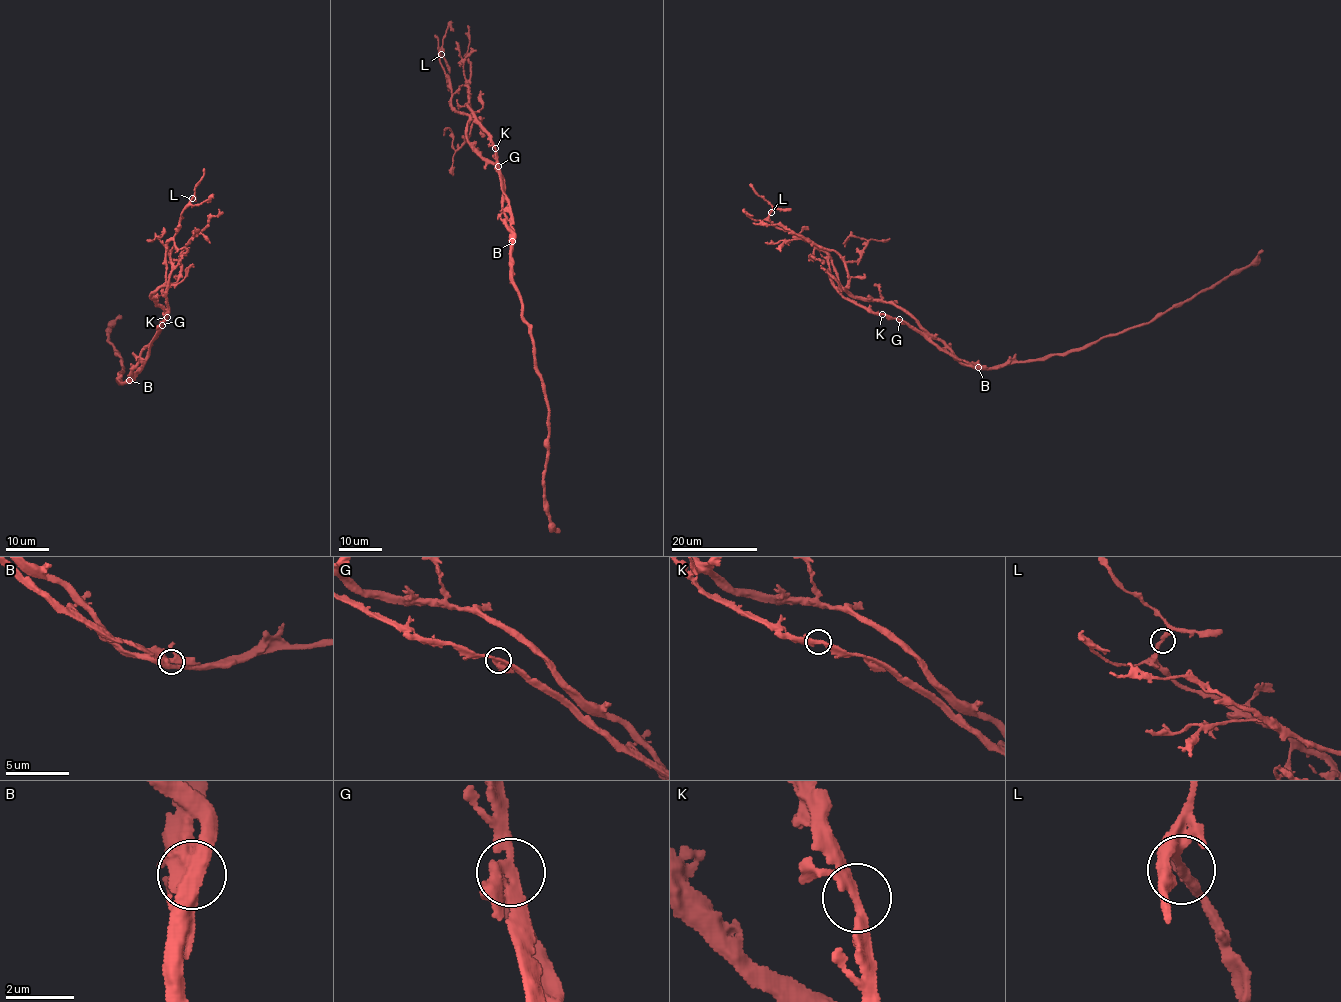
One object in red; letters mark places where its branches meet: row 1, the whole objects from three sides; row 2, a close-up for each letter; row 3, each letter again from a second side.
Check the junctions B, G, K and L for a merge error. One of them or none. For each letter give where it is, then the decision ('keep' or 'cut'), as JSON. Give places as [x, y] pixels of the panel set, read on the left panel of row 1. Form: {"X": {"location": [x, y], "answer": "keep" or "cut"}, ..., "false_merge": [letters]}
{"B": {"location": [129, 380], "answer": "cut"}, "G": {"location": [162, 325], "answer": "keep"}, "K": {"location": [167, 317], "answer": "keep"}, "L": {"location": [192, 198], "answer": "keep"}, "false_merge": ["B"]}

